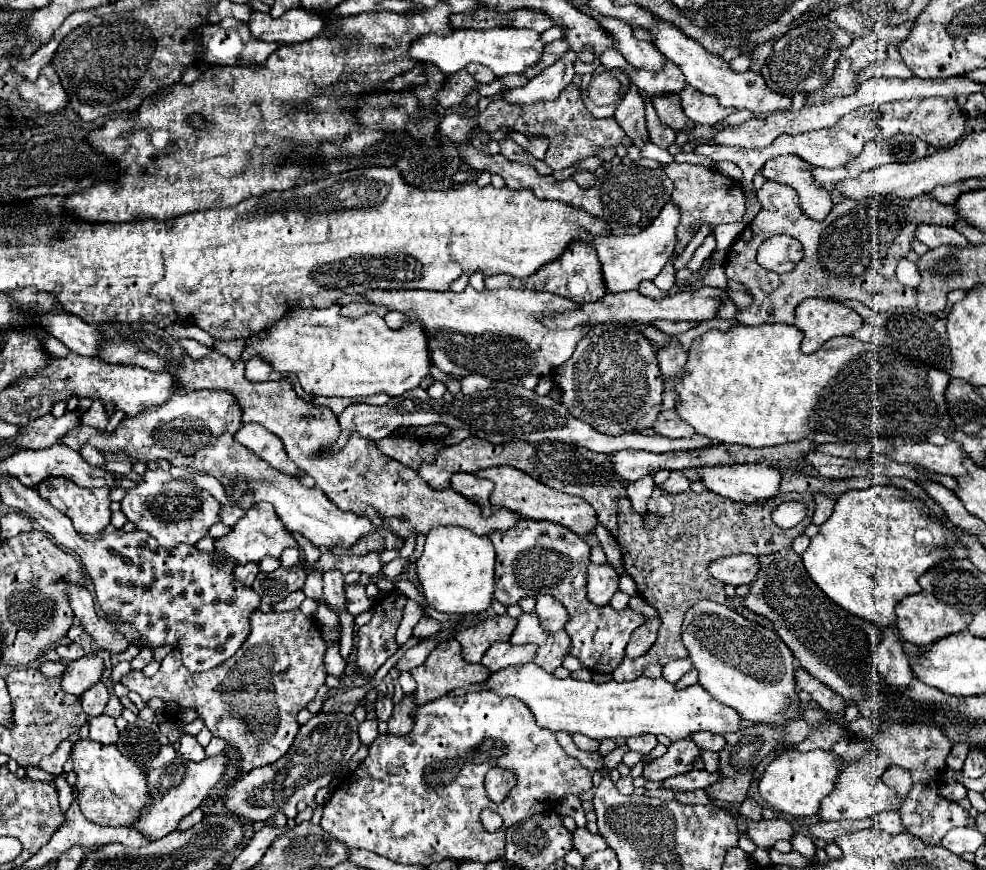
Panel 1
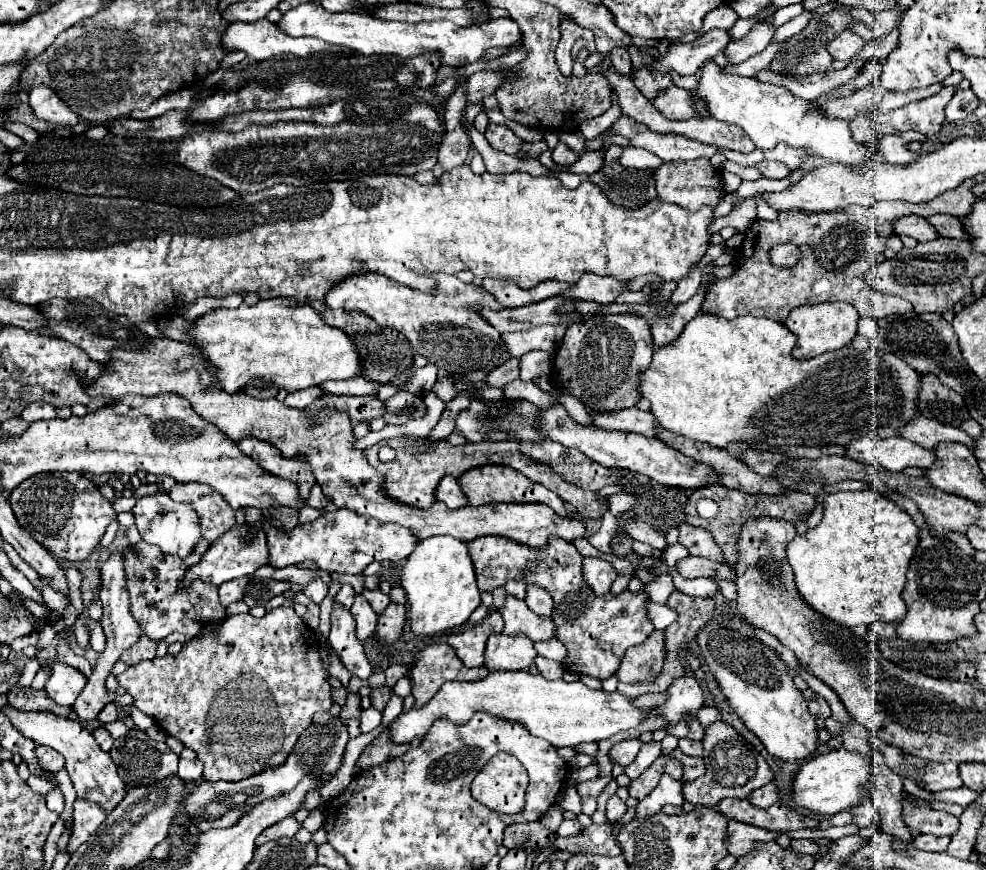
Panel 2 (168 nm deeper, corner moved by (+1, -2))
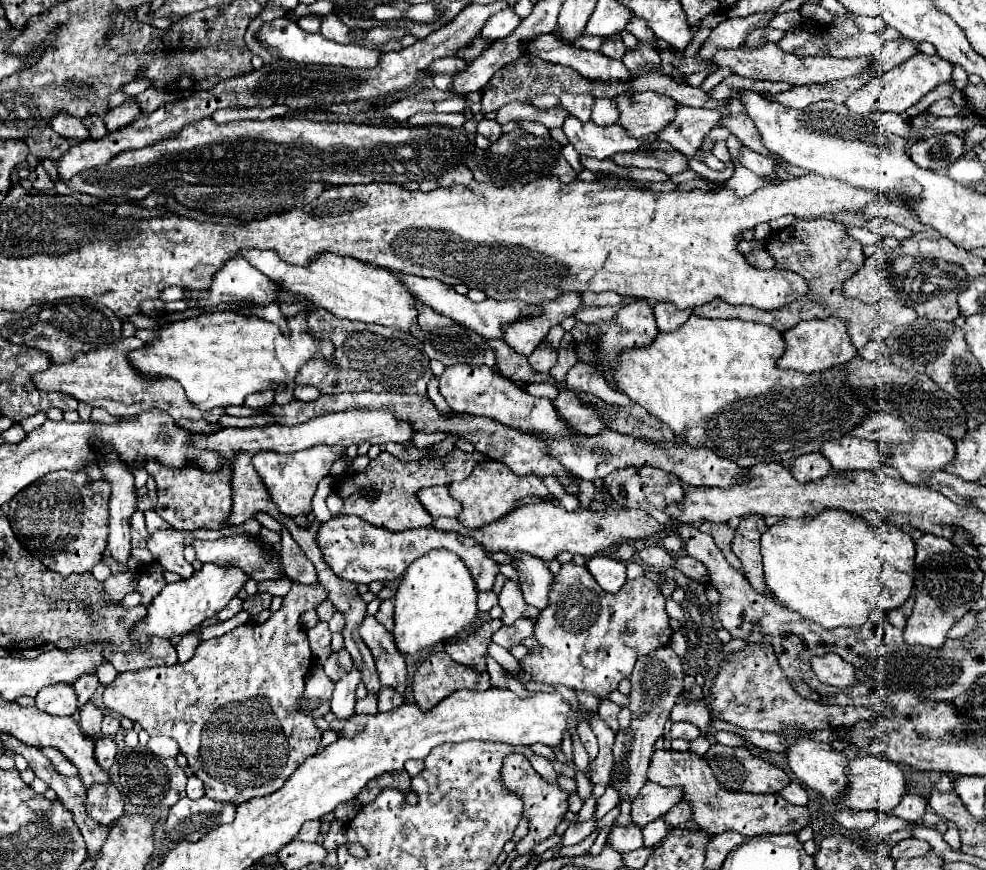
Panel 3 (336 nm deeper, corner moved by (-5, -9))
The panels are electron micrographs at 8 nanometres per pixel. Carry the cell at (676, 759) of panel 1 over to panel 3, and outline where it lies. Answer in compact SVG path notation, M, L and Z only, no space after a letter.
M649 781L631 805L631 821L643 829L647 823L667 815L667 811L679 799L681 799L679 789L663 789L661 785L655 785Z

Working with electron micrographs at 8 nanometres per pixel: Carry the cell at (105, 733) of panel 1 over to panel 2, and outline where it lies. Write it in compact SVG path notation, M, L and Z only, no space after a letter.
M101 726L101 728L95 728L93 730L93 738L97 740L97 744L105 750L105 752L109 752L111 750L111 744L113 744L113 738L111 738L111 734Z

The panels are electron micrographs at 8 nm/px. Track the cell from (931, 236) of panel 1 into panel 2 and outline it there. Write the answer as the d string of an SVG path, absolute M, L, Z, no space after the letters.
M905 216L905 218L901 218L901 220L897 220L895 224L893 224L893 230L895 230L895 234L905 234L905 236L911 236L911 238L915 238L917 242L929 242L929 240L933 240L933 238L941 238L939 234L937 234L937 230L925 220L925 218L921 218L921 216Z

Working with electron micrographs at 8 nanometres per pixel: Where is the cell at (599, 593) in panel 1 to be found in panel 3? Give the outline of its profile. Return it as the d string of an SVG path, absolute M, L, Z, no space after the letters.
M595 555L587 561L589 573L607 593L617 593L625 583L625 563L609 555Z

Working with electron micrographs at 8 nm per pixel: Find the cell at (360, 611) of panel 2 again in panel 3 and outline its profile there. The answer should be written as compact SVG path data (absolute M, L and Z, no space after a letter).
M367 615L361 625L361 637L373 653L381 685L403 693L407 687L407 667L403 655L395 653L395 641L391 641L391 633L375 617Z

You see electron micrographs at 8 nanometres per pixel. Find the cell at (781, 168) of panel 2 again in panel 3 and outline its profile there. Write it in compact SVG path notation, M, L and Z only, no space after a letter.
M743 147L737 157L731 157L731 163L745 167L745 169L753 171L753 173L759 175L759 177L771 175L771 173L777 169L775 163L773 163L769 157L763 157L763 155L759 155L759 153L751 151L749 147Z

